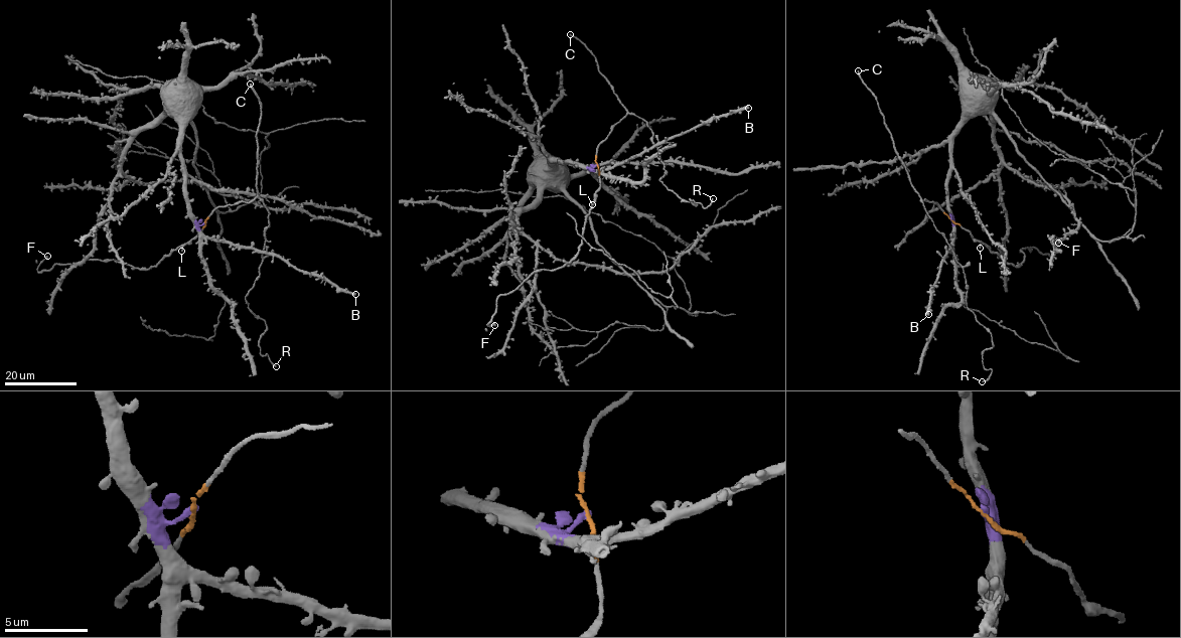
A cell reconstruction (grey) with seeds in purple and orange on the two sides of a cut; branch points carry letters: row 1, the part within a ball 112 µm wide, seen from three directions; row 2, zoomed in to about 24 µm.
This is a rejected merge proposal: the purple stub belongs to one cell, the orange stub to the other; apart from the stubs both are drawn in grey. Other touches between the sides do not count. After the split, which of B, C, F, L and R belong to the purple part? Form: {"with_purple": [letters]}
{"with_purple": ["B"]}

